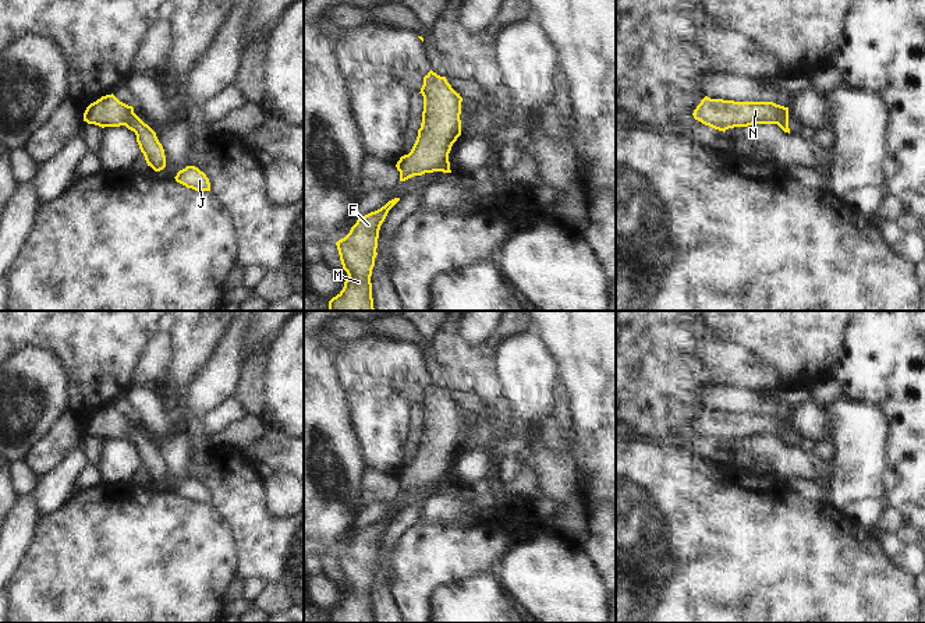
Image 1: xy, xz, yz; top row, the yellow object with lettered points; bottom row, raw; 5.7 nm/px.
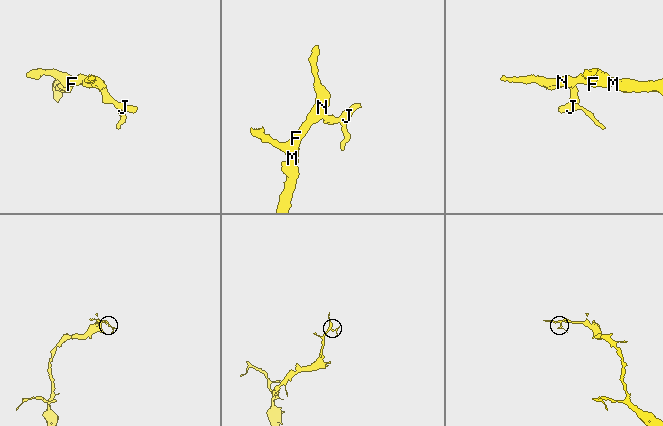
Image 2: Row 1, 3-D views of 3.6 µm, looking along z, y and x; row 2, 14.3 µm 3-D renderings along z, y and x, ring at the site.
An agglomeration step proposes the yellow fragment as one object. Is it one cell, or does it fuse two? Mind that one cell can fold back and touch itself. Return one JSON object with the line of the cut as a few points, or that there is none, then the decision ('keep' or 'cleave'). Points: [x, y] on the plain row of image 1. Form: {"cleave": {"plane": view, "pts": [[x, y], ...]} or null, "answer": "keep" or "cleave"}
{"cleave": {"plane": "yz", "pts": [[787, 427], [783, 427], [775, 435]]}, "answer": "cleave"}

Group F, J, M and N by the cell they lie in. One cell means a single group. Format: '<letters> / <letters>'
F M N / J

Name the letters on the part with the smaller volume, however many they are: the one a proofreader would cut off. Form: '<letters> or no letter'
J

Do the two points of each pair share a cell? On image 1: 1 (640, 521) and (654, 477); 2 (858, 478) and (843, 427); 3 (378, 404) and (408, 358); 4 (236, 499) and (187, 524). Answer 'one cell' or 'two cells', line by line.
1: one cell
2: one cell
3: one cell
4: two cells

